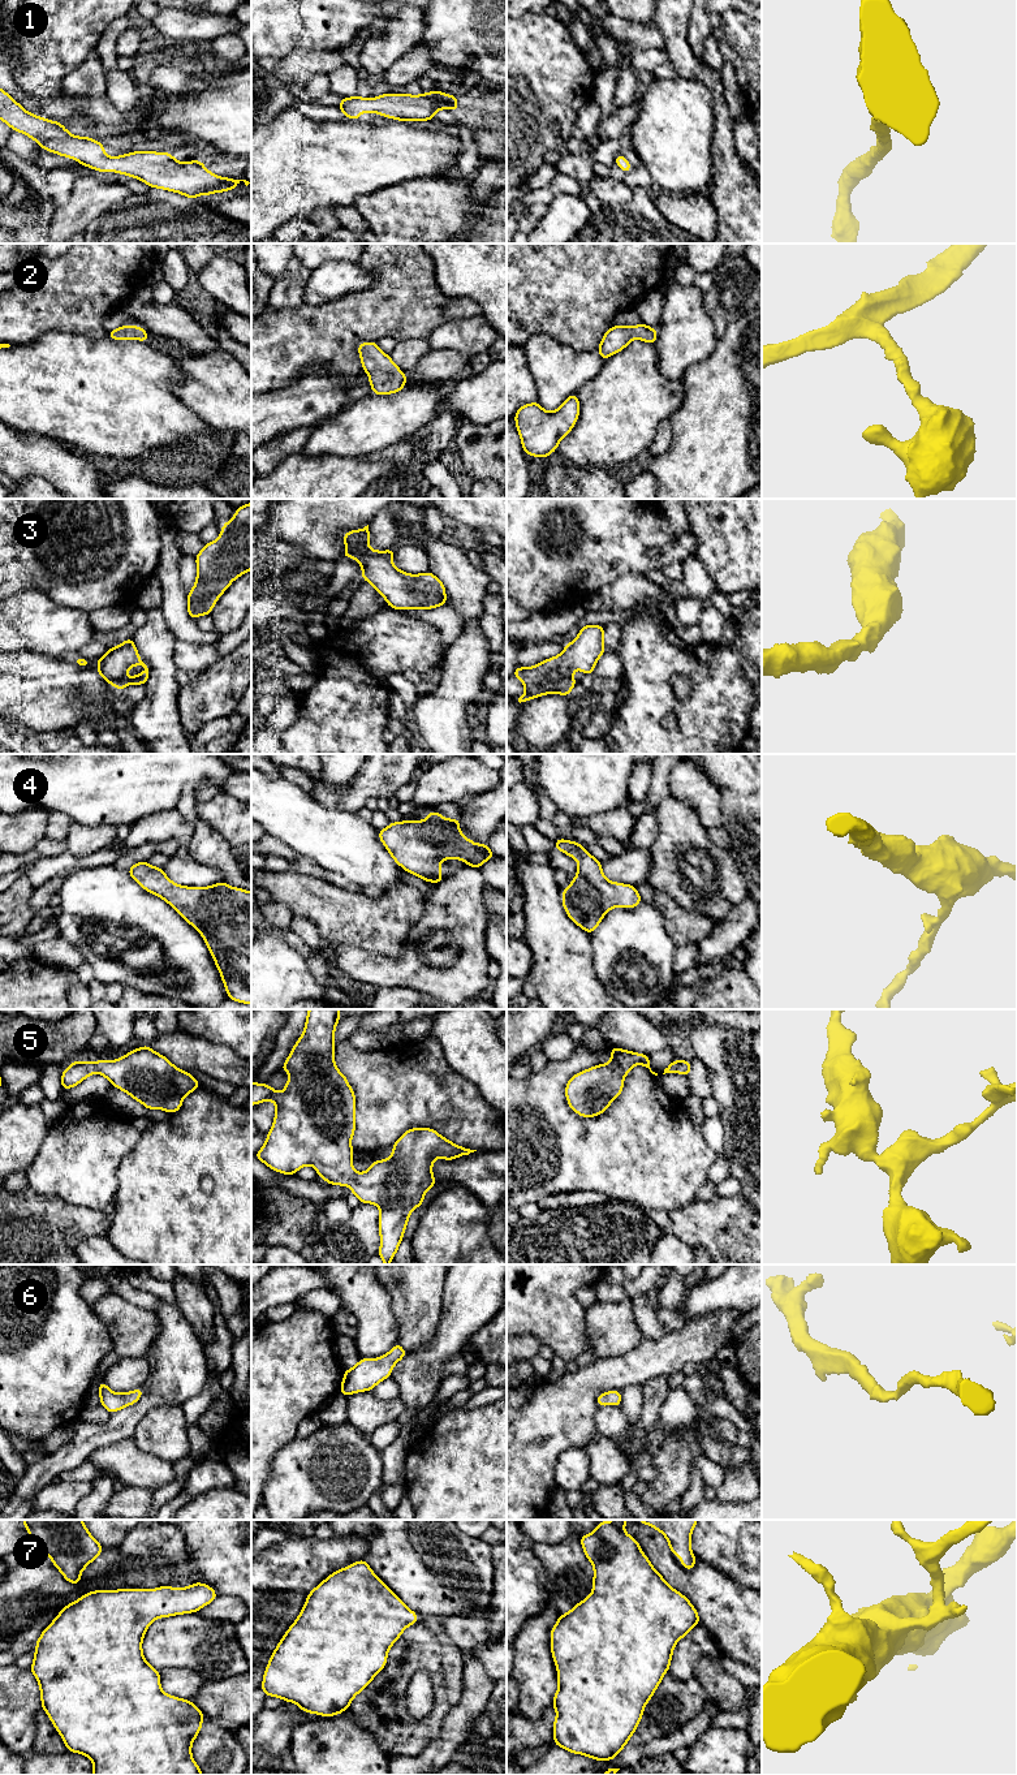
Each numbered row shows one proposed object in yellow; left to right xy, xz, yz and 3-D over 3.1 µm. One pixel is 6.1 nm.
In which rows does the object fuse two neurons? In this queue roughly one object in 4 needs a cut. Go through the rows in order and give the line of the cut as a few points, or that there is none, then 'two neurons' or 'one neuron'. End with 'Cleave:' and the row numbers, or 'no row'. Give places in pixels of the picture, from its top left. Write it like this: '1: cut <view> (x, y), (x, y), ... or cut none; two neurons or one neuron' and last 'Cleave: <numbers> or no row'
1: cut none; one neuron
2: cut none; one neuron
3: cut none; one neuron
4: cut none; one neuron
5: cut none; one neuron
6: cut none; one neuron
7: cut none; one neuron
Cleave: no row

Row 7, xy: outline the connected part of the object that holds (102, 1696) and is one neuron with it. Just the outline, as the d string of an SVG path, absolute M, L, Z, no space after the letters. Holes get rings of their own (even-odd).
M202 1582L184 1589L165 1585L151 1590L95 1590L66 1604L43 1630L30 1668L40 1688L42 1709L61 1735L66 1750L92 1761L92 1775L203 1775L191 1757L191 1744L204 1715L189 1699L161 1690L160 1672L146 1662L142 1641L155 1619L198 1612L216 1597L216 1591Z

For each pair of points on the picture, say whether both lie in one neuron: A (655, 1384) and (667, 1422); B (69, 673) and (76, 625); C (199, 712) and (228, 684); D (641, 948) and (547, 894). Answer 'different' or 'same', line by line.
A: different
B: different
C: same
D: different

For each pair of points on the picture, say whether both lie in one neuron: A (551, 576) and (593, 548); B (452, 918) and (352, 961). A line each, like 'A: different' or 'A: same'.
A: same
B: same

